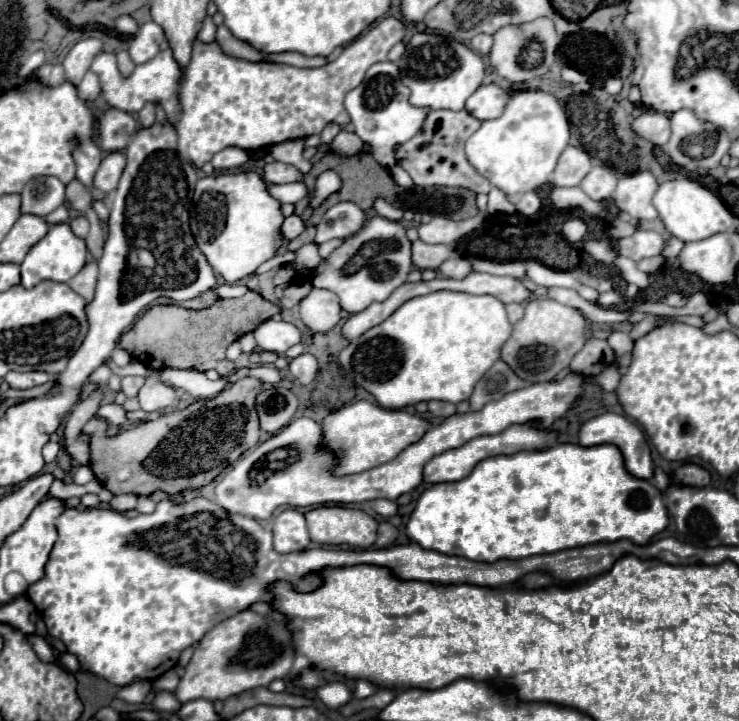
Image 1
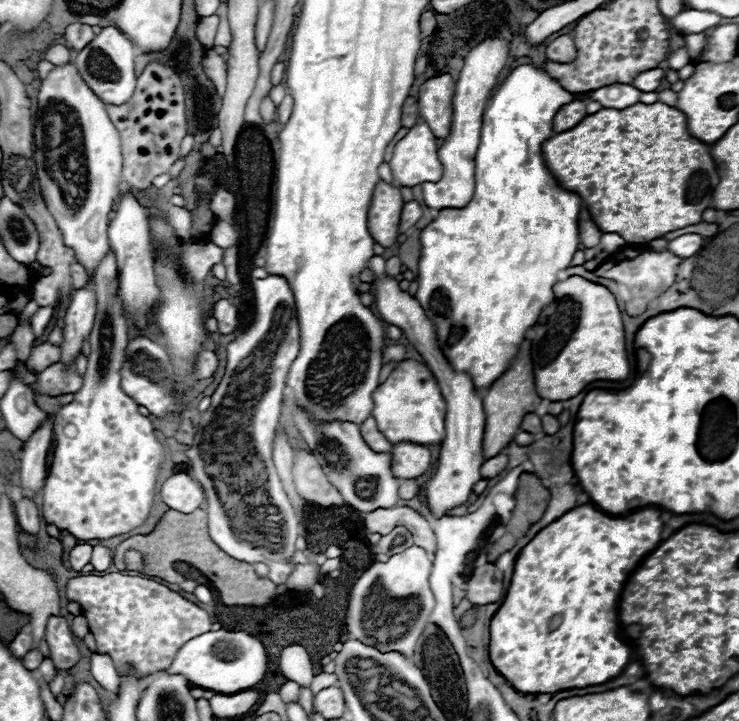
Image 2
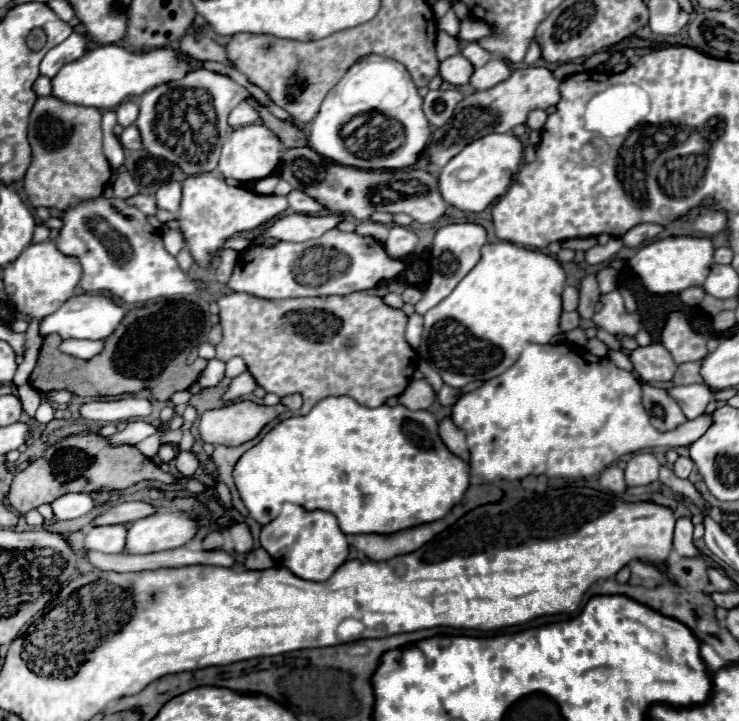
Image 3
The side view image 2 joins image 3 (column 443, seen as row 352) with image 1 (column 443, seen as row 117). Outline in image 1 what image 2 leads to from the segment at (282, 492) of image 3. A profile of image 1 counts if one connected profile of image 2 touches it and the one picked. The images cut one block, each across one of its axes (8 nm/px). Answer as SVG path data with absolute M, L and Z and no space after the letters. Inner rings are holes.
M556 444L546 450L486 458L464 480L430 486L422 492L414 512L410 514L406 534L424 550L462 556L474 562L496 562L504 558L520 560L536 554L552 554L624 538L634 544L648 544L666 526L668 510L662 502L662 492L652 482L632 476L624 466L622 452L614 444L600 444L592 448Z

